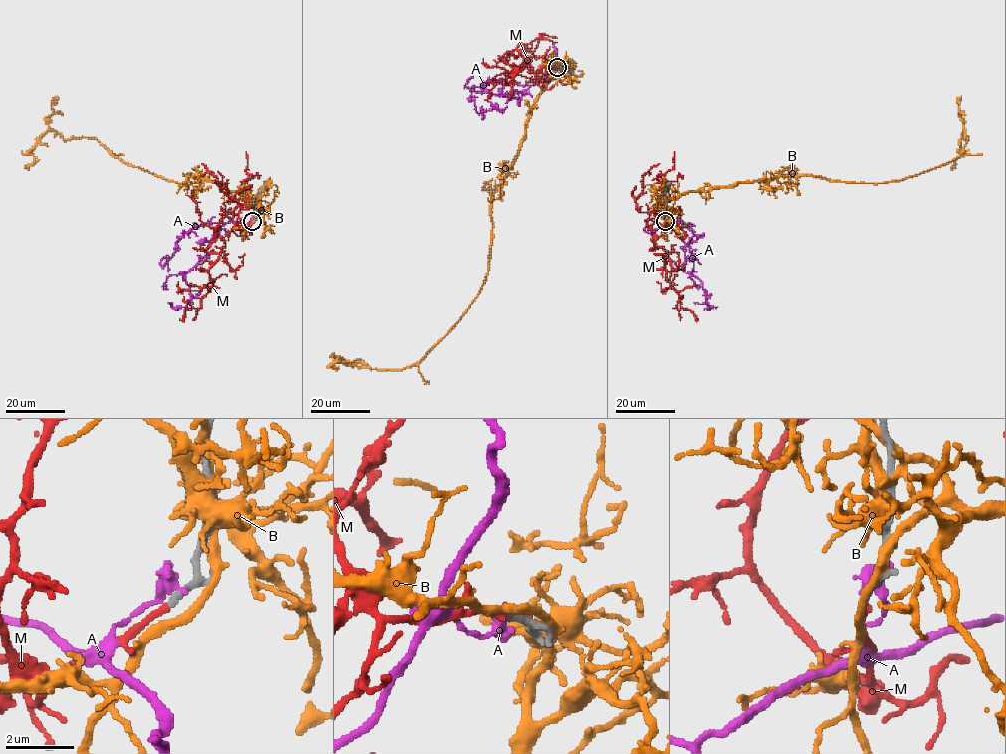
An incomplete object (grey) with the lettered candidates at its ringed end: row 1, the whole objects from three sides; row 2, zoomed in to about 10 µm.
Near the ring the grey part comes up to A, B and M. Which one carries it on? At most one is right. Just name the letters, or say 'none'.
none

